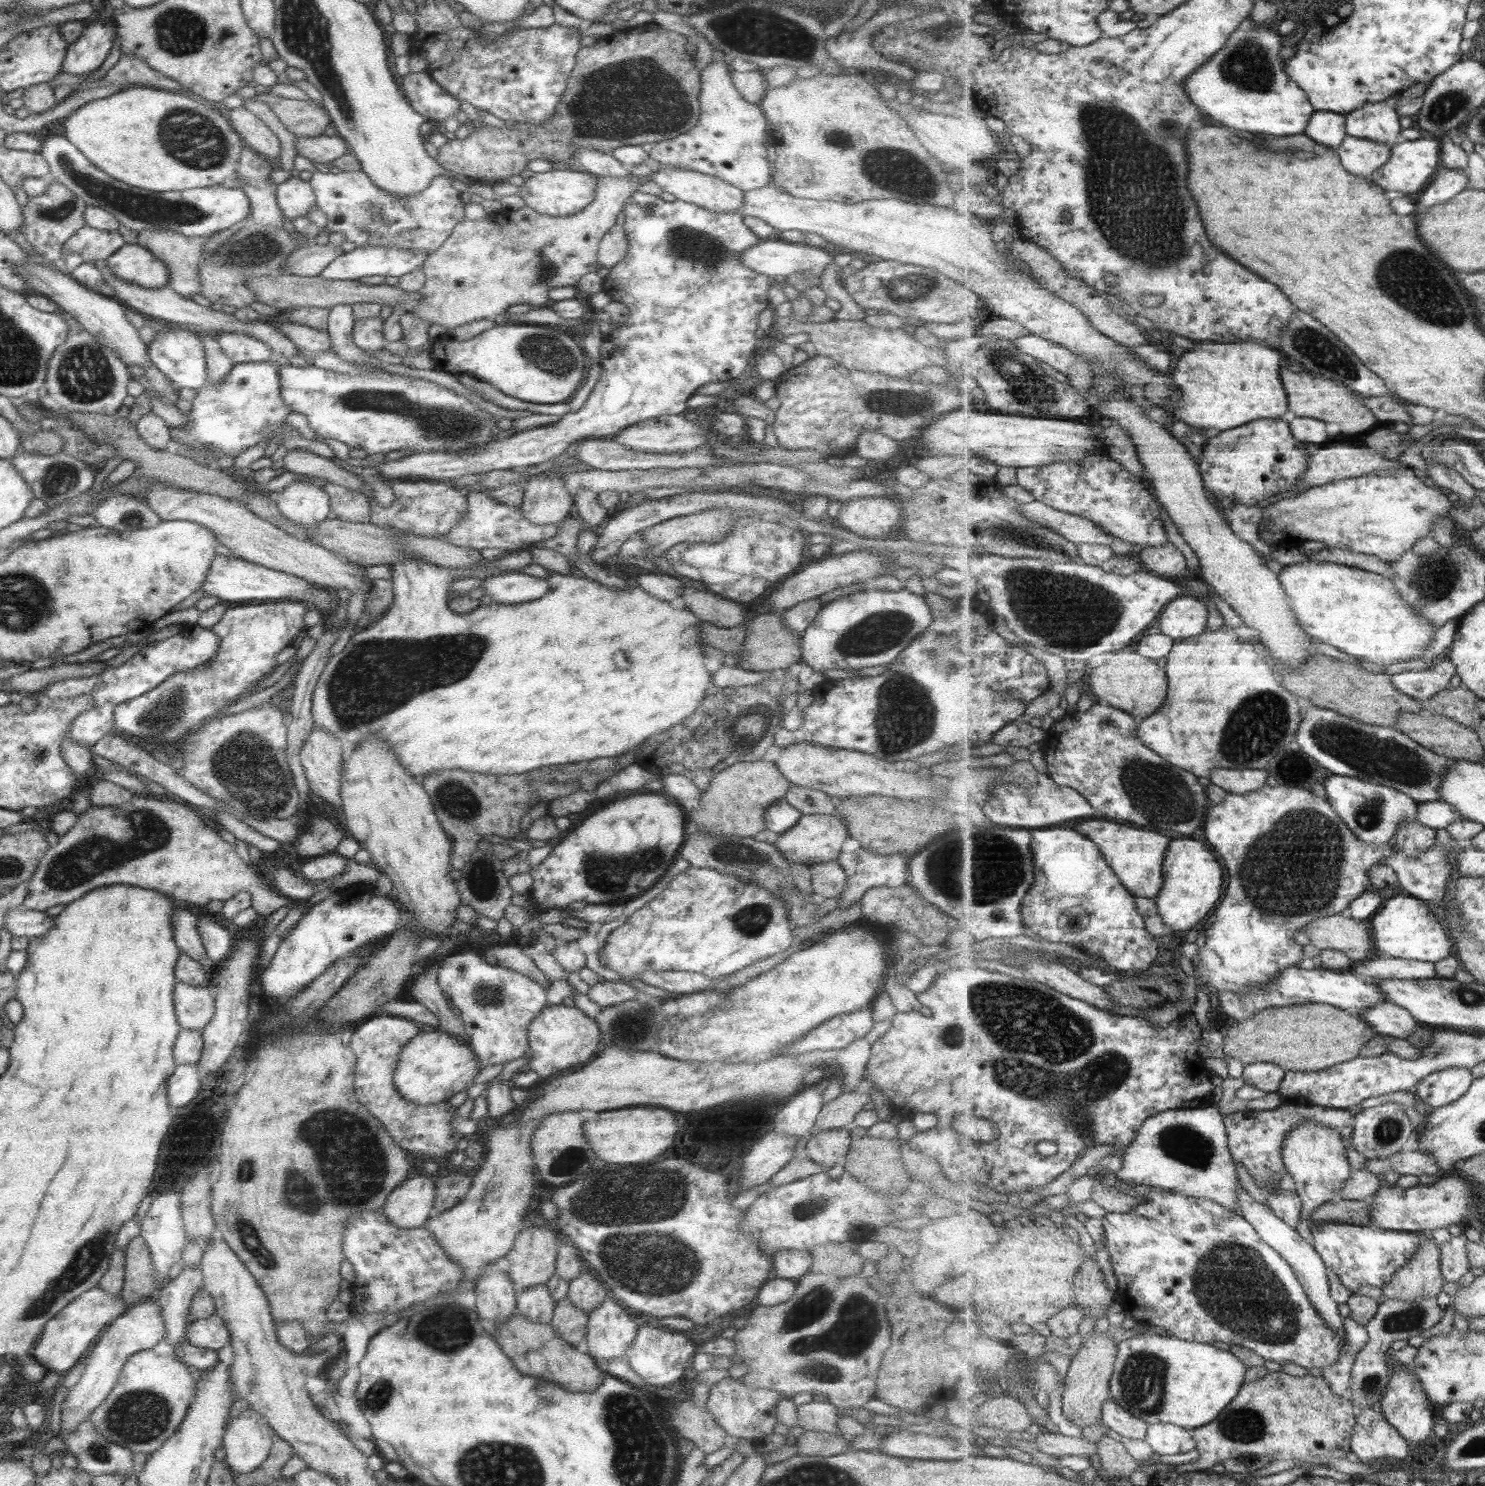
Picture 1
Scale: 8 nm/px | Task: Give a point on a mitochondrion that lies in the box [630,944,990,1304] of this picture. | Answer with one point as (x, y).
(805, 1209)

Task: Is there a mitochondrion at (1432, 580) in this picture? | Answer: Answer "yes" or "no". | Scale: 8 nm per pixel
yes

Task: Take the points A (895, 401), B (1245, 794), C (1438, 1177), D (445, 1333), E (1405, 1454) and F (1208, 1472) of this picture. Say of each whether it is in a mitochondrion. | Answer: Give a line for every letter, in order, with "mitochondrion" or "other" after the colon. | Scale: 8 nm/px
A: mitochondrion
B: other
C: other
D: mitochondrion
E: other
F: other

